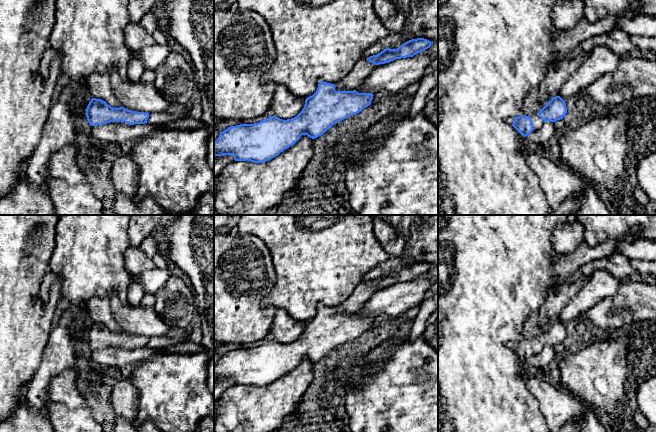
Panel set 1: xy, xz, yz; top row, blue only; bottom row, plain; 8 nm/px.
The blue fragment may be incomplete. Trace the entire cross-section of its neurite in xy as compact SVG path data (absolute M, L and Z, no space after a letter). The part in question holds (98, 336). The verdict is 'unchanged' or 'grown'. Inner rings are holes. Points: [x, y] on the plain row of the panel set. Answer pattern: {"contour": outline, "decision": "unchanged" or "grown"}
{"contour": "M92 322L86 333L86 341L91 350L120 345L134 349L147 347L149 337L128 334L122 330L113 332L101 323Z", "decision": "unchanged"}

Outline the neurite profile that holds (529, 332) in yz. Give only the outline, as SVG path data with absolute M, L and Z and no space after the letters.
M533 311L525 321L525 329L523 331L523 339L530 340L538 337L546 328L539 326L539 312Z

